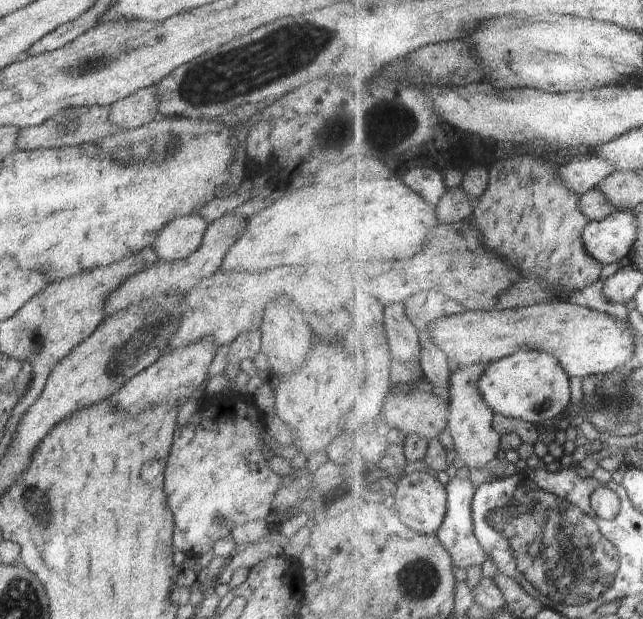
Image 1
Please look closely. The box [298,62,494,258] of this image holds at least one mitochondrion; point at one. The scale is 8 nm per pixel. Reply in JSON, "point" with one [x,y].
{"point":[396,122]}

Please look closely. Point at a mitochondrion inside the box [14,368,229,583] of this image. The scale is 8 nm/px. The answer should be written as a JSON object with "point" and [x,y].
{"point":[37,507]}

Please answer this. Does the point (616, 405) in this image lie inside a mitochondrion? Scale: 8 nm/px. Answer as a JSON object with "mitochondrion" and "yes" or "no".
{"mitochondrion":"yes"}

